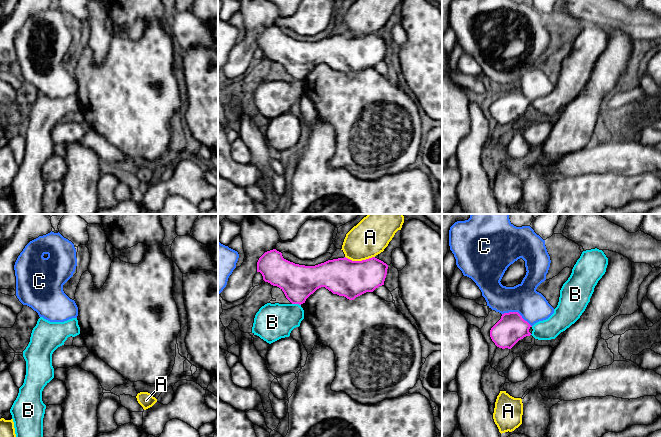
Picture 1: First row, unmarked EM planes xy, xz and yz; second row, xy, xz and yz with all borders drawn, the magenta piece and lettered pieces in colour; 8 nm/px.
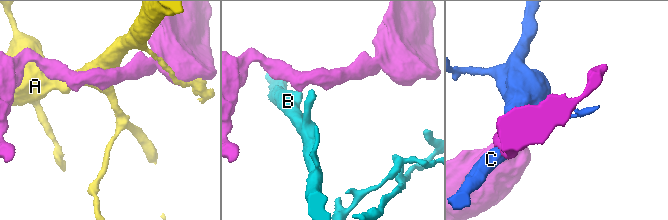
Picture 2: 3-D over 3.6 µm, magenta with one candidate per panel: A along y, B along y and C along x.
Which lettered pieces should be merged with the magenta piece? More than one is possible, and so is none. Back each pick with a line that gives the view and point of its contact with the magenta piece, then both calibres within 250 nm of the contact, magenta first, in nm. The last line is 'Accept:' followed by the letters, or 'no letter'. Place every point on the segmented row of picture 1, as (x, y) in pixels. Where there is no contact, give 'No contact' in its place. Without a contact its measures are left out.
Accept: no letter

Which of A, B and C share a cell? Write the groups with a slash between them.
A / B / C

